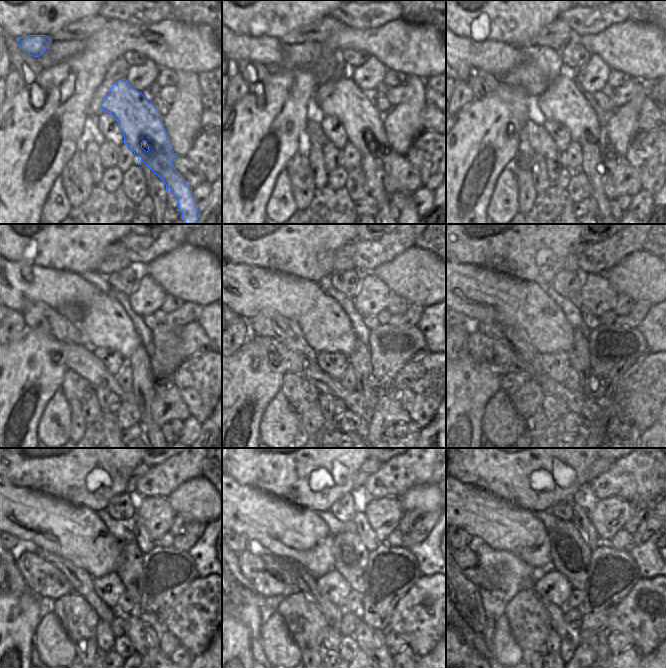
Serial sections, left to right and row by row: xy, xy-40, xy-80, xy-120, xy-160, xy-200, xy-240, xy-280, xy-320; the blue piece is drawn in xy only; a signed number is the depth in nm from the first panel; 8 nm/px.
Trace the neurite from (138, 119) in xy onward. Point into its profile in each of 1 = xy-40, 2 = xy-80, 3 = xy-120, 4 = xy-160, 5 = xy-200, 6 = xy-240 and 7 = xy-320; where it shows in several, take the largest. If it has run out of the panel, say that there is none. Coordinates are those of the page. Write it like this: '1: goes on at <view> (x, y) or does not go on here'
1: goes on at xy-40 (362, 121)
2: goes on at xy-80 (563, 101)
3: goes on at xy-120 (105, 323)
4: goes on at xy-160 (249, 291)
5: goes on at xy-200 (487, 296)
6: goes on at xy-240 (76, 533)
7: goes on at xy-320 (503, 526)

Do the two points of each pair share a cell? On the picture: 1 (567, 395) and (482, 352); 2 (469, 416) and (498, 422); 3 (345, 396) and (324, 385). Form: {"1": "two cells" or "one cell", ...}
{"1": "one cell", "2": "two cells", "3": "one cell"}

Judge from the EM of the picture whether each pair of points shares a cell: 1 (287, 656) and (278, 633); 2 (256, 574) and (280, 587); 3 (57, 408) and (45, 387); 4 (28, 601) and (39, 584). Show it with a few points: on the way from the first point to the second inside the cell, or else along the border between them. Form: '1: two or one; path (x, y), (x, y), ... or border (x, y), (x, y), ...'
1: one; path (281, 650), (278, 647), (278, 639)
2: one; path (262, 576), (274, 581)
3: two; border (59, 390), (46, 404), (40, 418)
4: two; border (32, 592), (39, 596), (48, 596), (50, 598)

